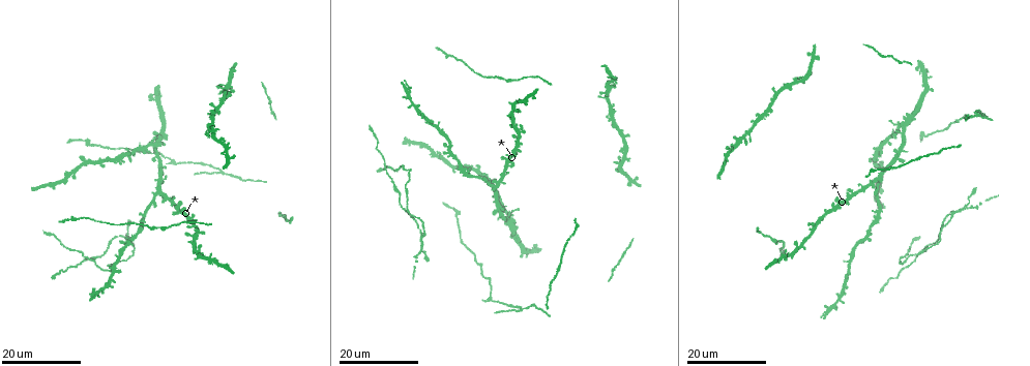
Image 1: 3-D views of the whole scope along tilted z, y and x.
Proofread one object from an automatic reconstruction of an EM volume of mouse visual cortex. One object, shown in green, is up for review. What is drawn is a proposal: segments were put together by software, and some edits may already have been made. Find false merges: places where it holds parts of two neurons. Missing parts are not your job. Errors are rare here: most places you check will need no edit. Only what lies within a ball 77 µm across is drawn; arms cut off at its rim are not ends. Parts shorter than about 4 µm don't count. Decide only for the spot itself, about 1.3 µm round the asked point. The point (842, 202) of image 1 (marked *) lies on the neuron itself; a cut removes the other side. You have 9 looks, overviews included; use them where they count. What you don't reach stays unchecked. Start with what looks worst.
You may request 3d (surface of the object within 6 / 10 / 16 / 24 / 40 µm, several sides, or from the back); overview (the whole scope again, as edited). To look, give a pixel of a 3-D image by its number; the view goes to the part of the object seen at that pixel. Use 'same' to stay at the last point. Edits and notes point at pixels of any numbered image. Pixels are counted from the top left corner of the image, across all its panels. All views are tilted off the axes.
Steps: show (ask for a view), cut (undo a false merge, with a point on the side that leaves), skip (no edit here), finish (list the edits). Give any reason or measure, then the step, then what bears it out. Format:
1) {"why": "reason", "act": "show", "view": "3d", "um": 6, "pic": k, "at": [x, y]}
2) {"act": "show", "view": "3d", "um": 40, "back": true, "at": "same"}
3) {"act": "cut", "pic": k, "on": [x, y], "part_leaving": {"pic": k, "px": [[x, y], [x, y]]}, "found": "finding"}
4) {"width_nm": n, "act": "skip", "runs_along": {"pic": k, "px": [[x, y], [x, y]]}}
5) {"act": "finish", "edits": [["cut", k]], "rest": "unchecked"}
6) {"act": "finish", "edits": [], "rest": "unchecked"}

{"why": "looks like a crossing", "act": "show", "view": "3d", "um": 16, "pic": 1, "at": [422, 238]}

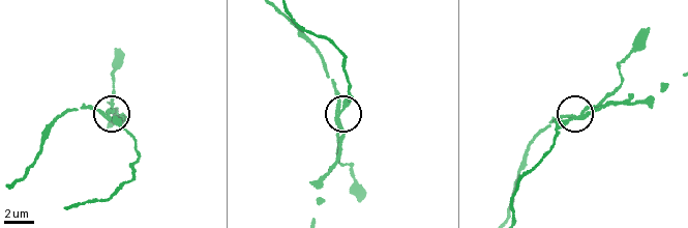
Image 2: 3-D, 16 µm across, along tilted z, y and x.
{"act": "show", "view": "3d", "um": 10, "pic": 2, "at": [581, 115]}

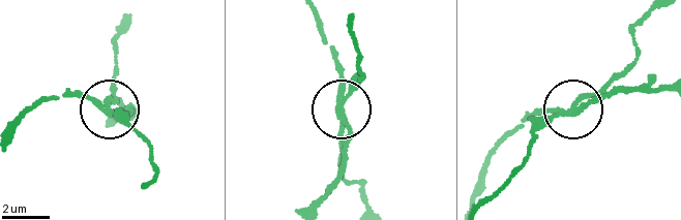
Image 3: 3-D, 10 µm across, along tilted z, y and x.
{"act": "cut", "pic": 3, "on": [352, 79], "part_leaving": {"pic": 3, "px": [[108, 106], [149, 152], [153, 170], [147, 183]]}, "found": "a second neuron is stuck on"}

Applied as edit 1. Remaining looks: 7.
{"act": "show", "view": "overview"}

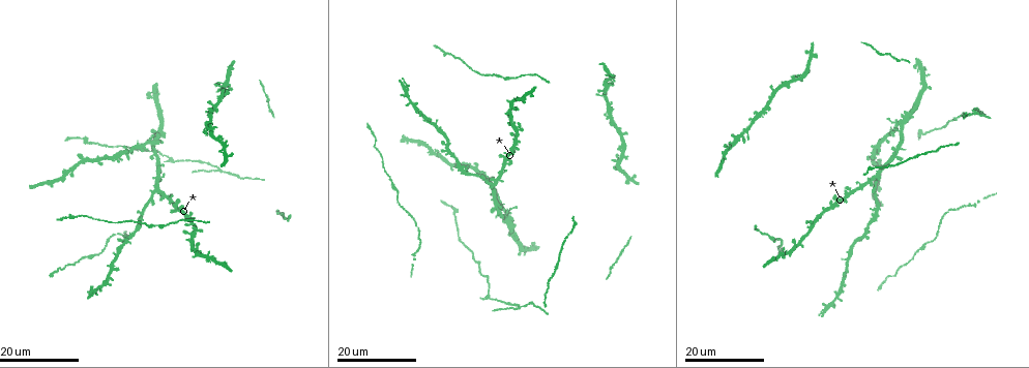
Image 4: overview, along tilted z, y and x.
{"act": "show", "view": "3d", "um": 16, "pic": 4, "at": [206, 253]}

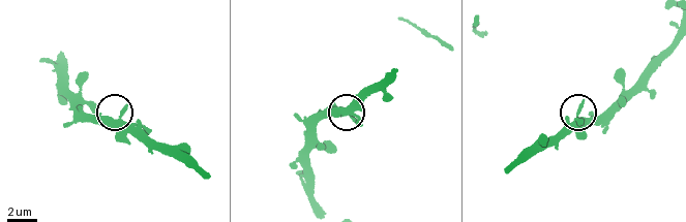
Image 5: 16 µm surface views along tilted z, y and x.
{"act": "show", "view": "3d", "um": 10, "pic": 5, "at": [122, 115]}

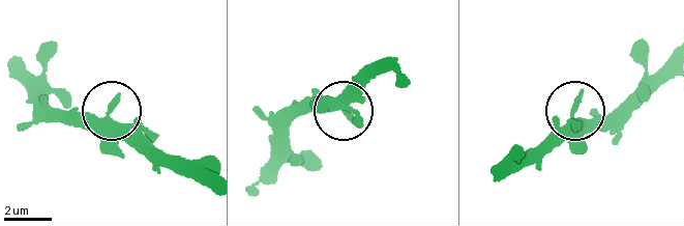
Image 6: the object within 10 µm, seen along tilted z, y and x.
{"width_nm": 400, "act": "skip", "found": "one neuron here"}

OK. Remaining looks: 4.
{"act": "show", "view": "3d", "um": 16, "pic": 4, "at": [156, 130]}

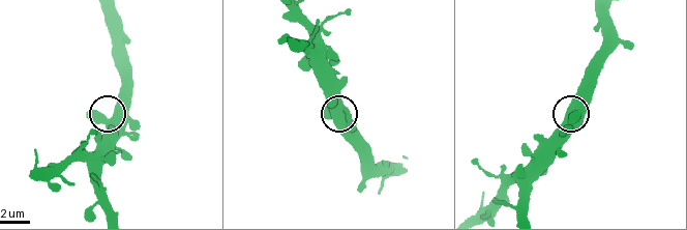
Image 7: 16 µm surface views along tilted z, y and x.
{"act": "show", "view": "3d", "um": 6, "at": "same"}

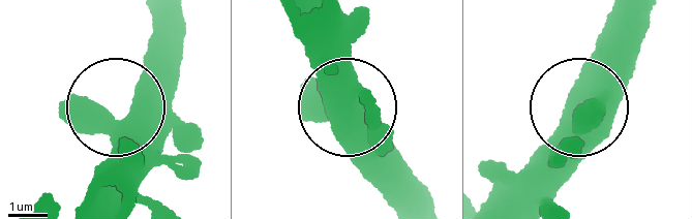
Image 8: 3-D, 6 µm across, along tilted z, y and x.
{"width_nm": 610, "act": "skip", "runs_along": {"pic": 8, "px": [[102, 201], [111, 118], [177, 48]]}, "found": "continuous, no second neuron"}

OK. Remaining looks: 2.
{"act": "show", "view": "3d", "um": 24, "pic": 4, "at": [391, 180]}

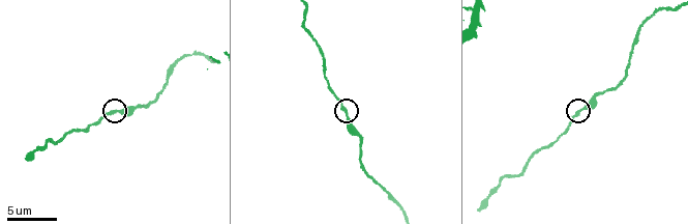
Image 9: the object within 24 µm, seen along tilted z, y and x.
{"act": "show", "view": "3d", "um": 10, "pic": 9, "at": [579, 111]}

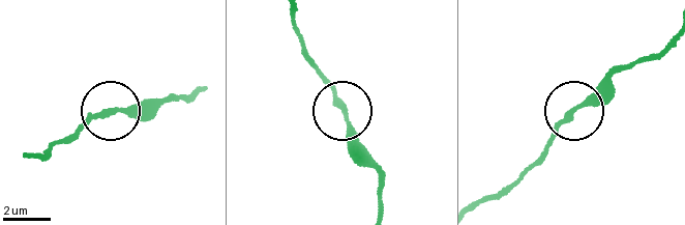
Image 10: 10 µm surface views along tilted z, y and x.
{"act": "skip", "found": "continuous, no second neuron"}

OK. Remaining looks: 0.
{"act": "finish", "edits": [["cut", 3]], "rest": "unchecked"}

